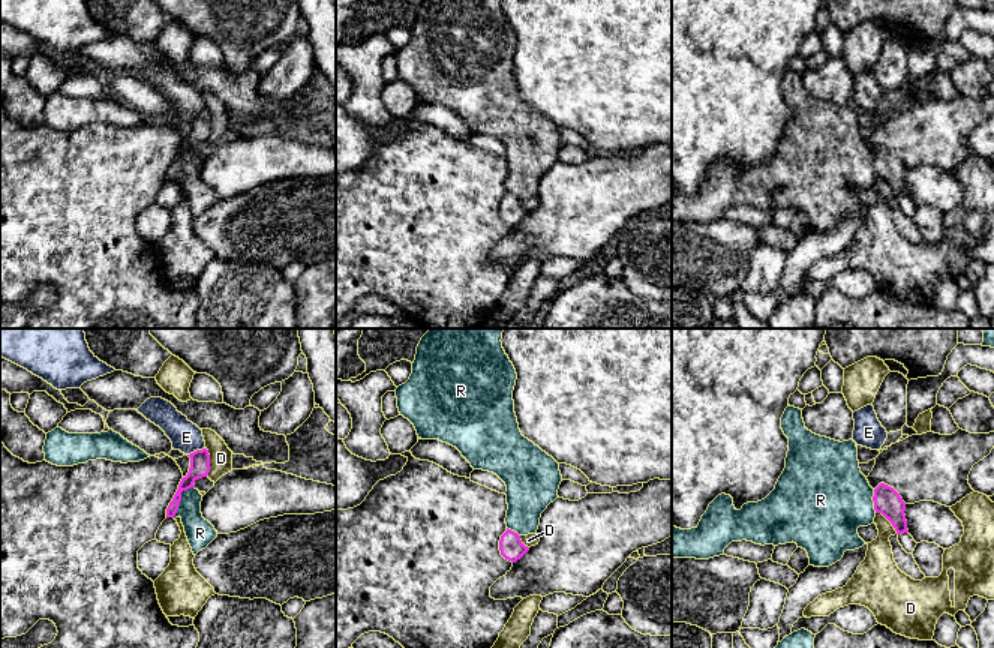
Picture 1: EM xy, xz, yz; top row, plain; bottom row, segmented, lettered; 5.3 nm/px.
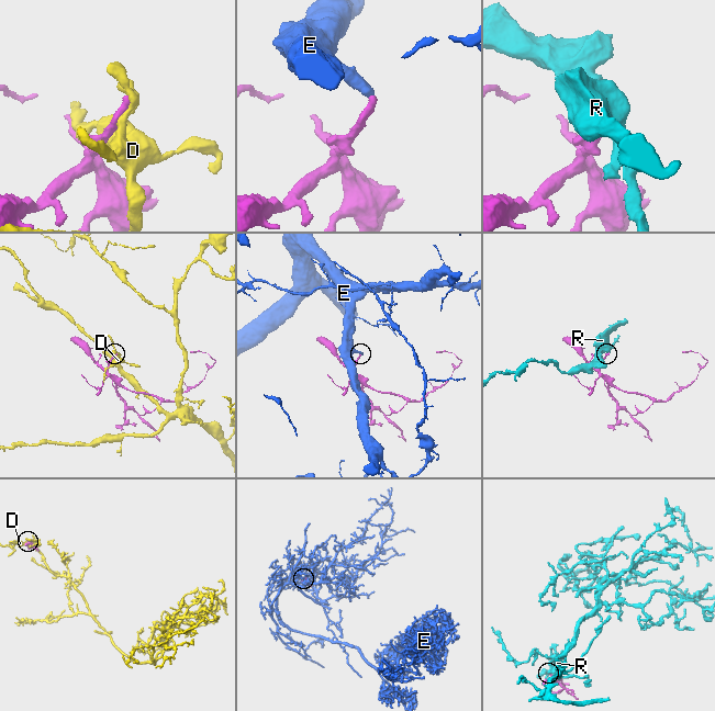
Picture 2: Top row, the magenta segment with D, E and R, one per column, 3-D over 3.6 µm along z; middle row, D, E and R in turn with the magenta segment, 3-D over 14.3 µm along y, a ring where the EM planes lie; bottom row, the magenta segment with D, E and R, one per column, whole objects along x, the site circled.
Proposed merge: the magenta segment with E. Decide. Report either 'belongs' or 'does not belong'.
belongs

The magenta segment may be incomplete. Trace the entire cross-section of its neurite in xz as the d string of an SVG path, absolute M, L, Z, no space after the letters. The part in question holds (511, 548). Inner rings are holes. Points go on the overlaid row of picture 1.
M507 528L507 531L501 536L499 550L505 560L516 562L529 550L529 548L522 543L517 532Z

